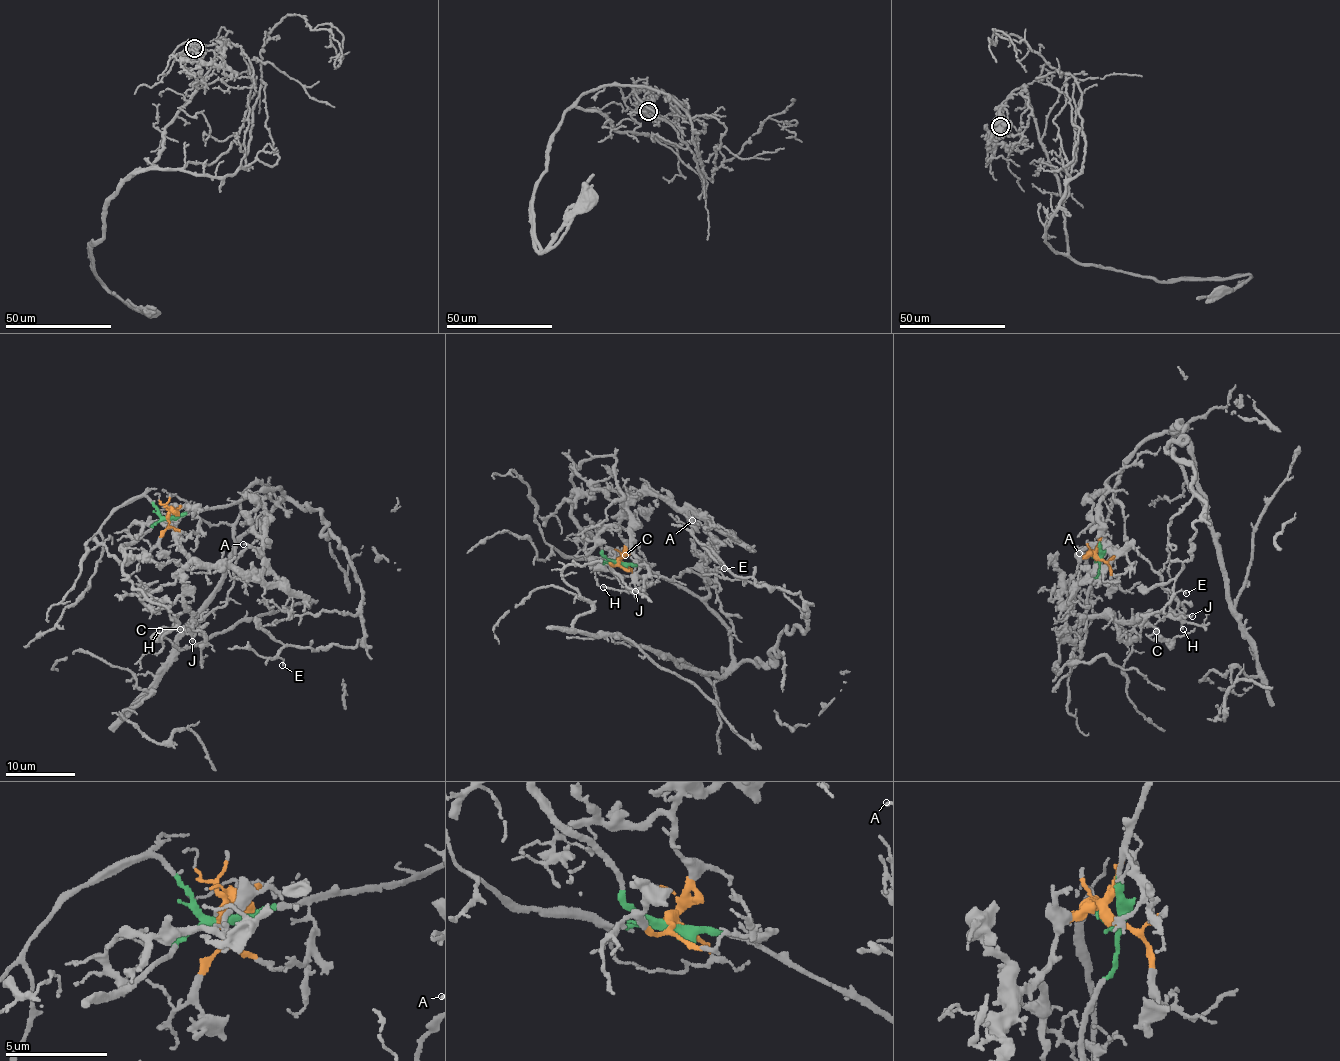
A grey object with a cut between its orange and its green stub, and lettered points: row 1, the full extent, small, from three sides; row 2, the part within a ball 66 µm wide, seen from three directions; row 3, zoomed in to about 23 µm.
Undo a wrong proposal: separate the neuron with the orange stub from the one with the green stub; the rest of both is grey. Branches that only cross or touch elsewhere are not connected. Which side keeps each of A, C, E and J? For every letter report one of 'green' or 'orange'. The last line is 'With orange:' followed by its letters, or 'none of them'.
A: orange
C: orange
E: green
J: orange
With orange: A, C, J

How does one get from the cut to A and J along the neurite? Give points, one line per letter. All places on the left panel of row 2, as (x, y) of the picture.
A: (168, 518), (170, 509), (174, 537), (202, 564), (281, 581), (261, 552), (243, 544)
J: (168, 518), (171, 510), (169, 527), (188, 563), (180, 575), (185, 612), (195, 622), (193, 641)

